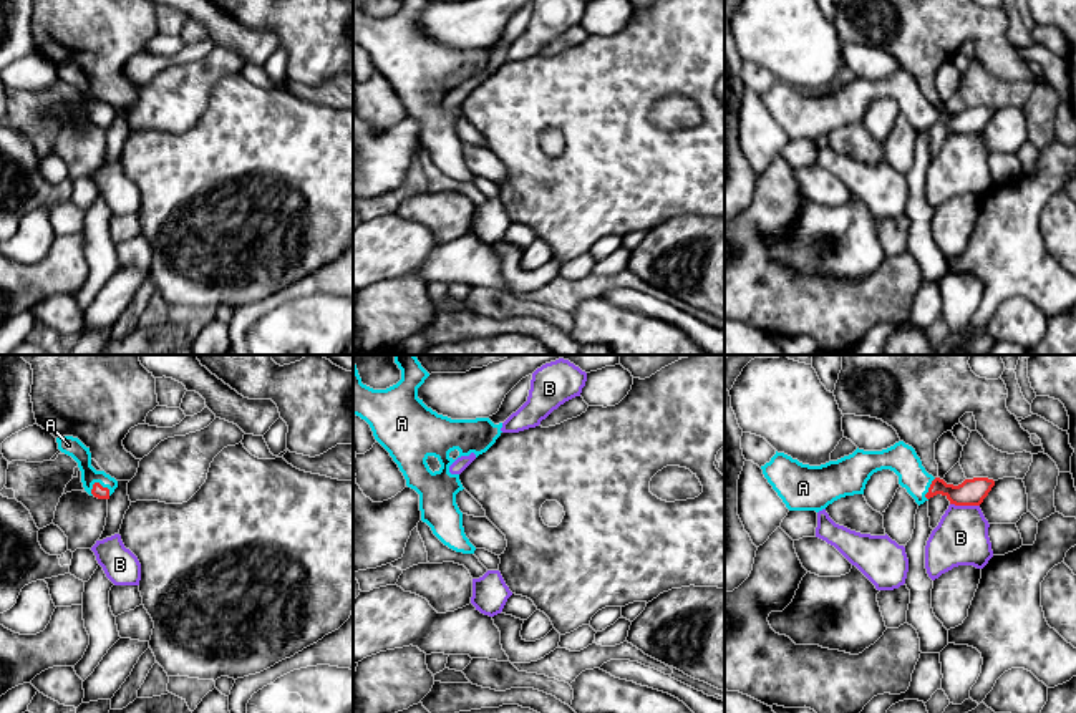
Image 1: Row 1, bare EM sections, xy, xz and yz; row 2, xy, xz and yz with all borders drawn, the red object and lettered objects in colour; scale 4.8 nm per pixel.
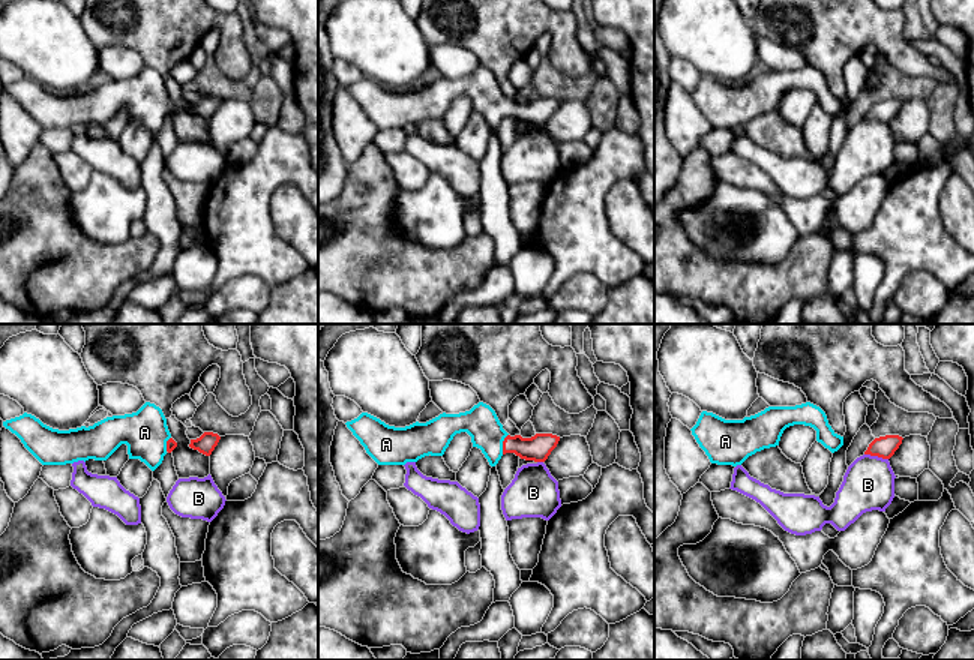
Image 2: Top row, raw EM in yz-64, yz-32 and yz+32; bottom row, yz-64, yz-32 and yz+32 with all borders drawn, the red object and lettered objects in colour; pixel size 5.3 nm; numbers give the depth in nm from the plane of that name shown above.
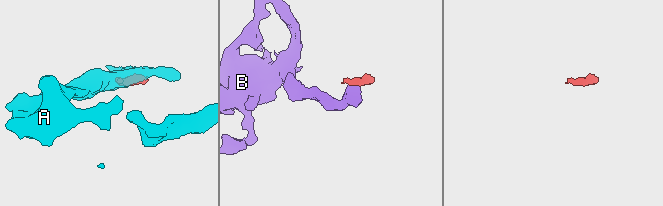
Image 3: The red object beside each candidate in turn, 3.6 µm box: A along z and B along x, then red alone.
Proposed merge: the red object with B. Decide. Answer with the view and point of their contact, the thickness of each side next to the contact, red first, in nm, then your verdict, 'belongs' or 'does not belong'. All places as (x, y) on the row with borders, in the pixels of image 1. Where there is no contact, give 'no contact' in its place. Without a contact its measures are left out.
yz (965, 504) | 130/260 nm | does not belong

